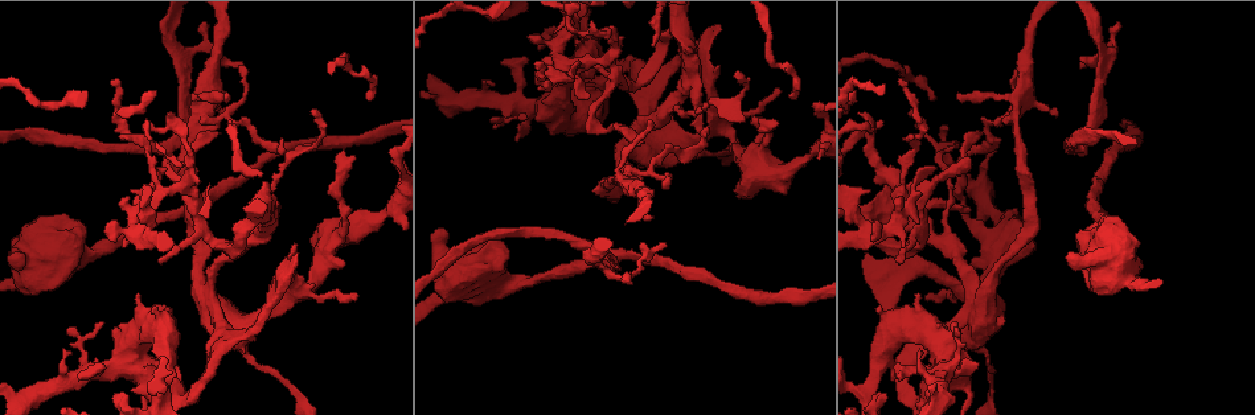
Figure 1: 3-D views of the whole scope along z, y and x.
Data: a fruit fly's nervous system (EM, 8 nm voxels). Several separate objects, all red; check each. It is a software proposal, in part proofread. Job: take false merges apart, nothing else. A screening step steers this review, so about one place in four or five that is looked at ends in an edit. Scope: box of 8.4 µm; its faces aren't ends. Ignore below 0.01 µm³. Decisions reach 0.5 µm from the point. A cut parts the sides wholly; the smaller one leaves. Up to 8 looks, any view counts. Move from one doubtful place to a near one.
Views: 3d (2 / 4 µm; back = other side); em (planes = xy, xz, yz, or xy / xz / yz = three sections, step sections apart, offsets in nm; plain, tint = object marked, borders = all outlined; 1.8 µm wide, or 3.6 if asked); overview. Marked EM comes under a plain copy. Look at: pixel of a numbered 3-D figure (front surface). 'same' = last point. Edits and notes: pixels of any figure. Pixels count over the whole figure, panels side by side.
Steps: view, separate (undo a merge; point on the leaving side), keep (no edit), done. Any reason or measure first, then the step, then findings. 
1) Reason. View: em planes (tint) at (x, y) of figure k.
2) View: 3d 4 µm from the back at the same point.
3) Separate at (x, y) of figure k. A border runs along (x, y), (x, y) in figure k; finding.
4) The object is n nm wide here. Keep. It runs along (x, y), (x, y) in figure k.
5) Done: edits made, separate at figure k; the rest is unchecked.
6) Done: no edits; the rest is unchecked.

Looks like a crossing. View: em 3.6 µm xy step 16 (tint) at (966, 387) of figure 1.

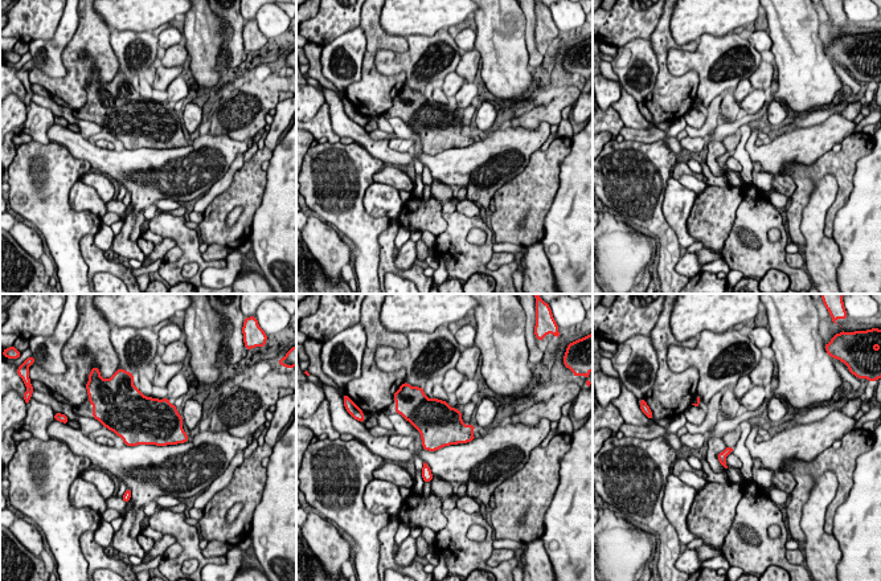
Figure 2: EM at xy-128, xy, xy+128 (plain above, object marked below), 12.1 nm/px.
View: em 3.6 µm planes (tint) at the same point.

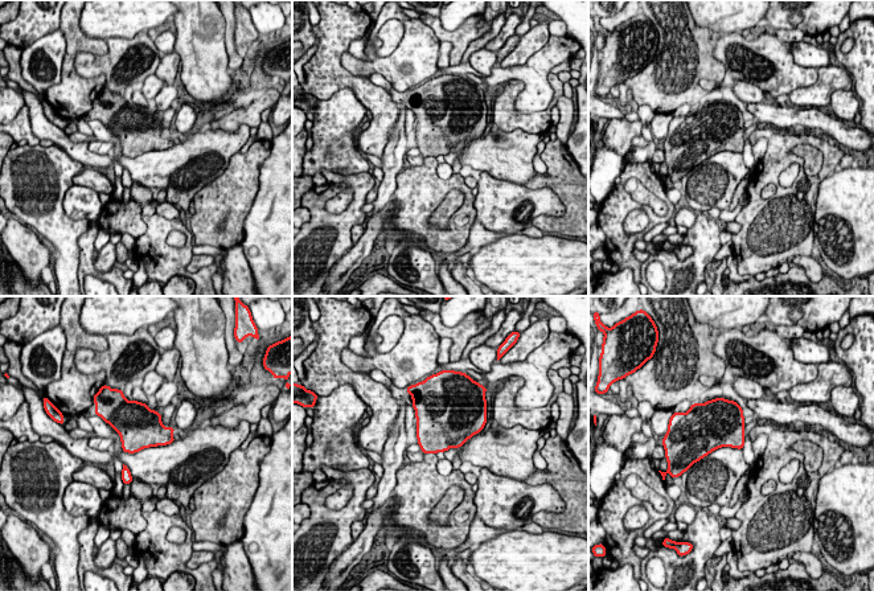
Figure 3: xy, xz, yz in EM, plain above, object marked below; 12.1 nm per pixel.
Keep. One cell here.

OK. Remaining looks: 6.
View: em yz step 4 (tint) at (1021, 98) of figure 1.

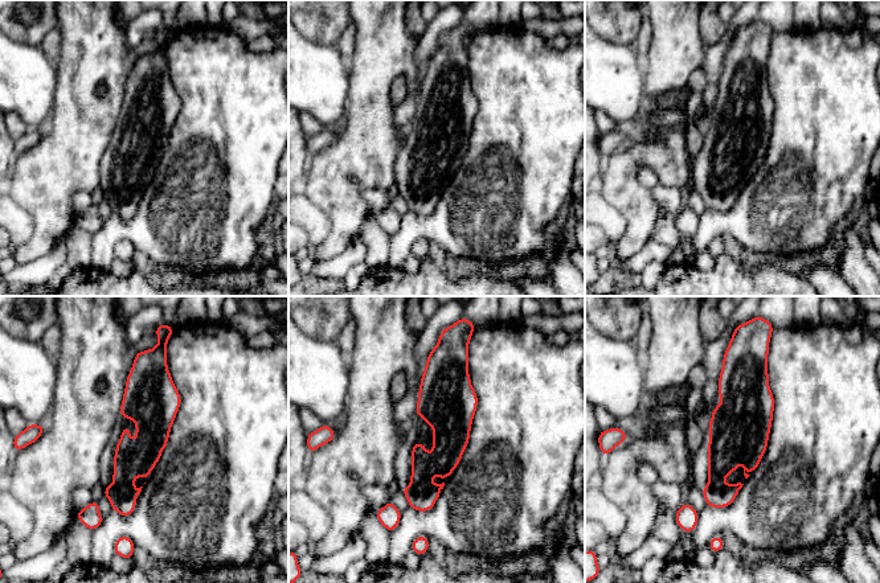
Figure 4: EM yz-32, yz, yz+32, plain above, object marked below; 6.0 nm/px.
Cut it another way. View: em planes (tint) at the same point.

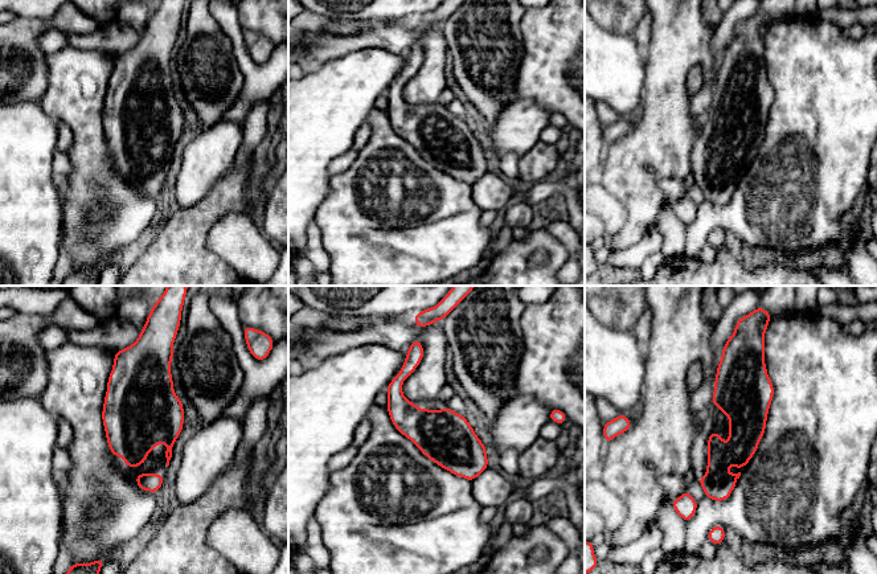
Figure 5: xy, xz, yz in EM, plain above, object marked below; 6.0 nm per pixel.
Keep. Continuous, no second cell.

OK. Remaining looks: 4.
View: 3d 4 µm at (187, 189) of figure 1.

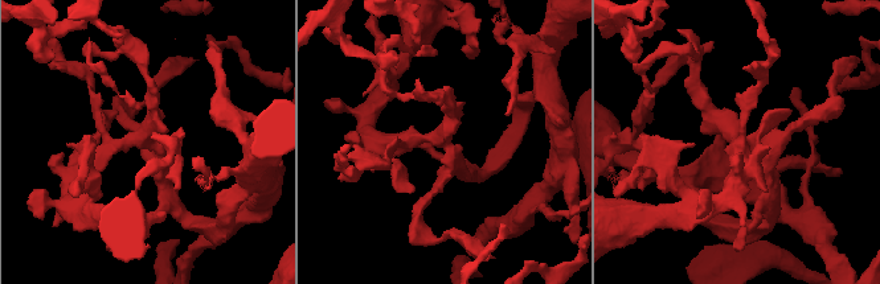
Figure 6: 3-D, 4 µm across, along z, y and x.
Shape alone is not enough. View: em planes (tint) at (443, 144) of figure 6.

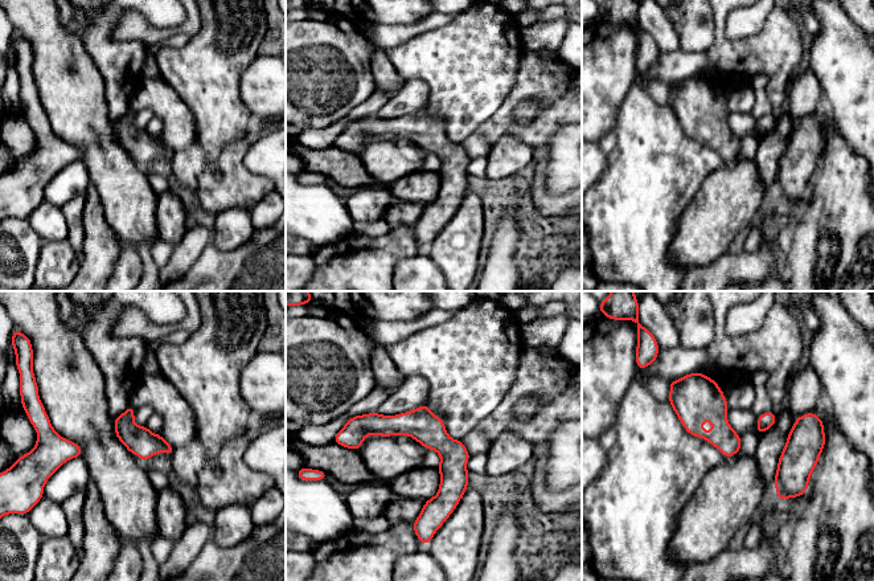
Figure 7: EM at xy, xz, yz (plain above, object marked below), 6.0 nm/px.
Keep. It runs along (355, 433), (421, 425), (450, 454), (447, 512) in figure 7; continuous, no second cell.

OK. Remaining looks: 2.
Done: no edits; the rest is unchecked.

